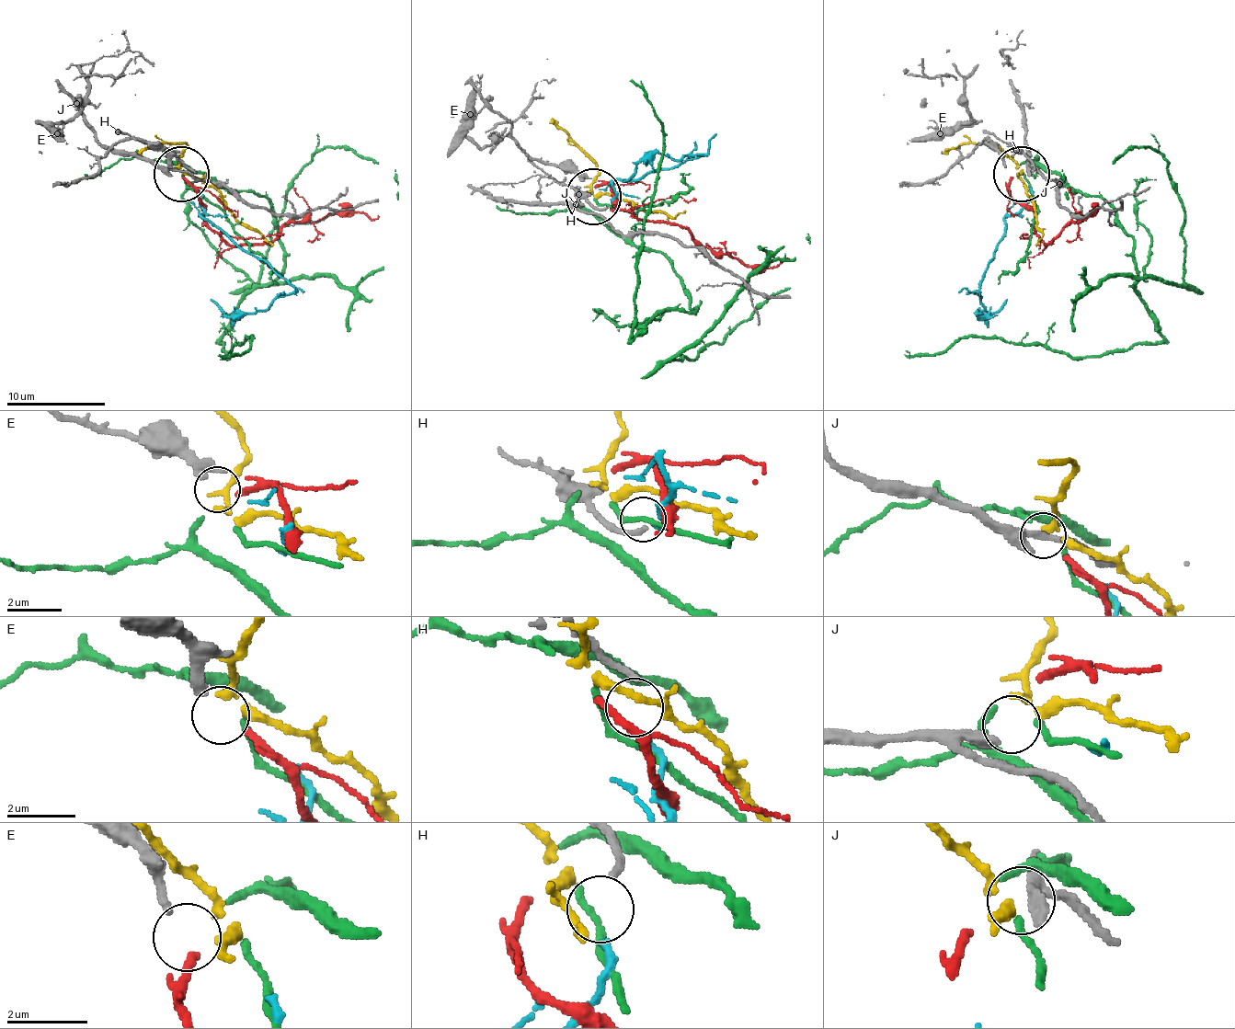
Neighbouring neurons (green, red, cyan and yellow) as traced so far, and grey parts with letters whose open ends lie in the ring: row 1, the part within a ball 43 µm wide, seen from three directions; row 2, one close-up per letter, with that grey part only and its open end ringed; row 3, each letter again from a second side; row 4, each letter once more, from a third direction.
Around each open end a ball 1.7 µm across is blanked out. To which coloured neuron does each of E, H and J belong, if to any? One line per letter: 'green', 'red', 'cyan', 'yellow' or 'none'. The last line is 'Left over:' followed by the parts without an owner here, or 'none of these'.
E: red
H: none
J: yellow
Left over: H

